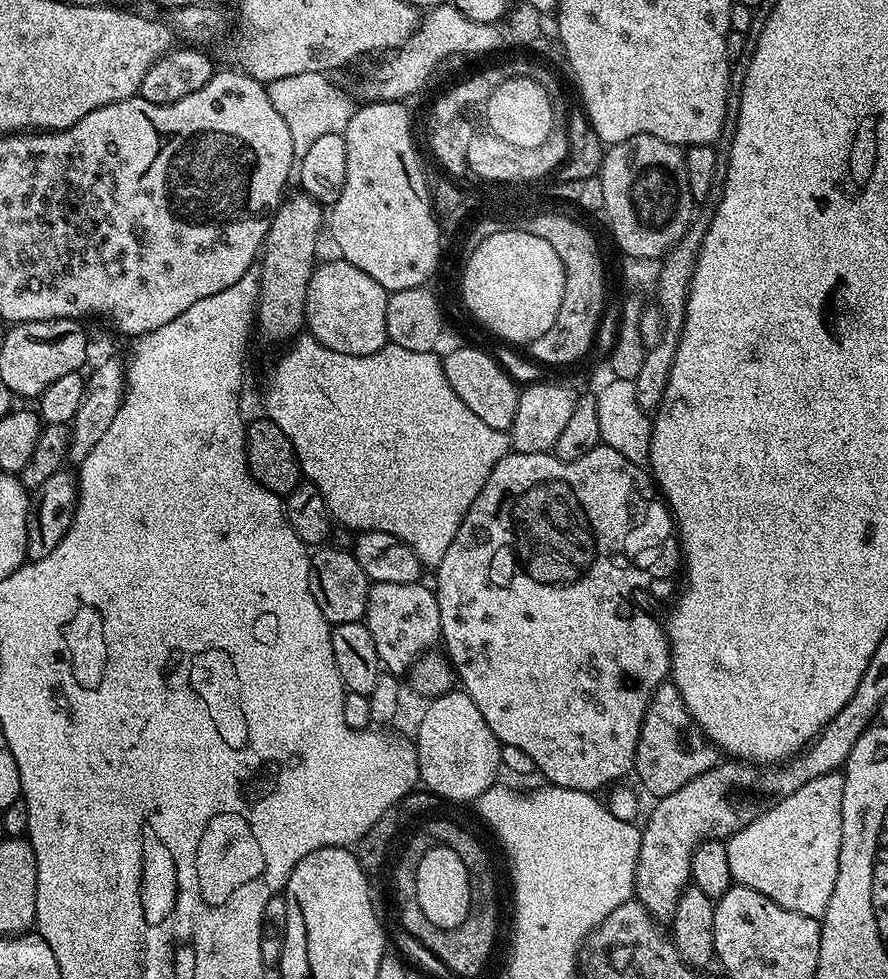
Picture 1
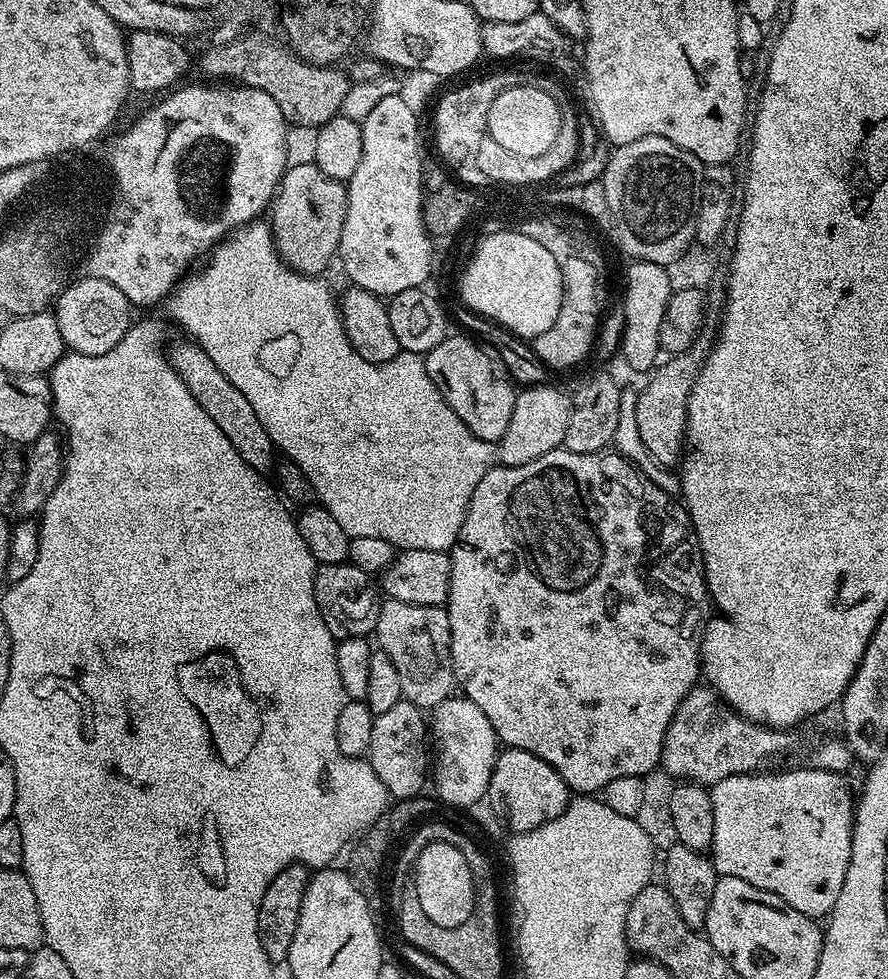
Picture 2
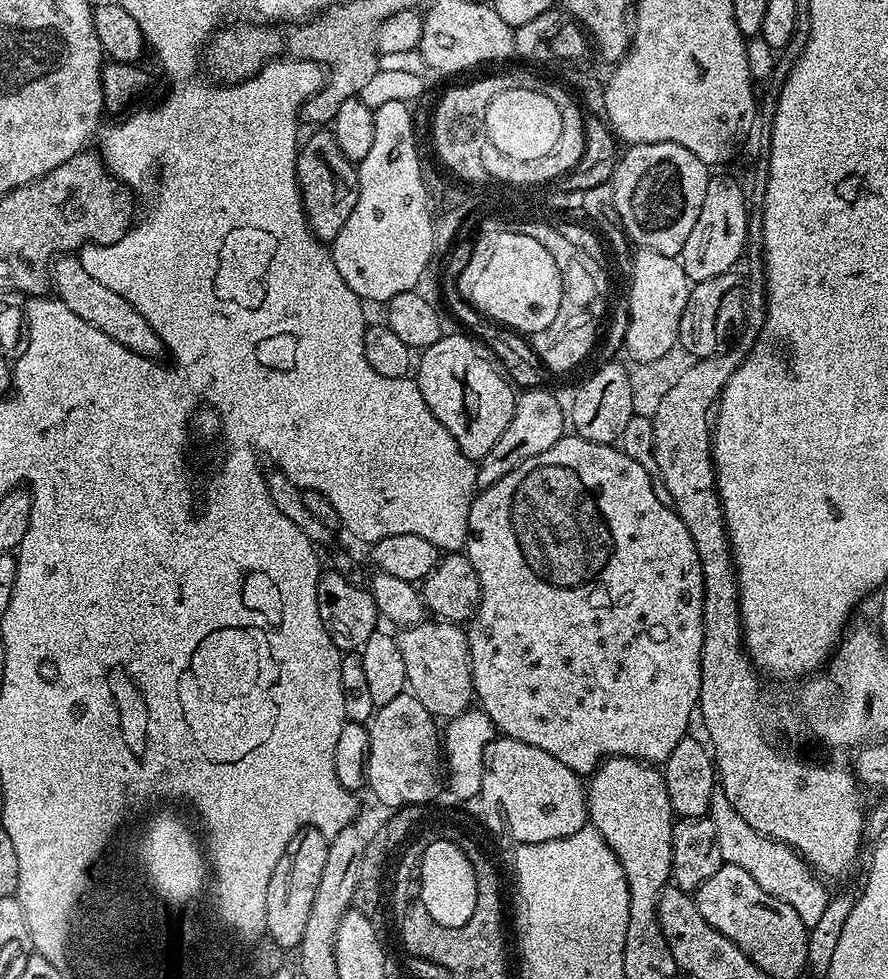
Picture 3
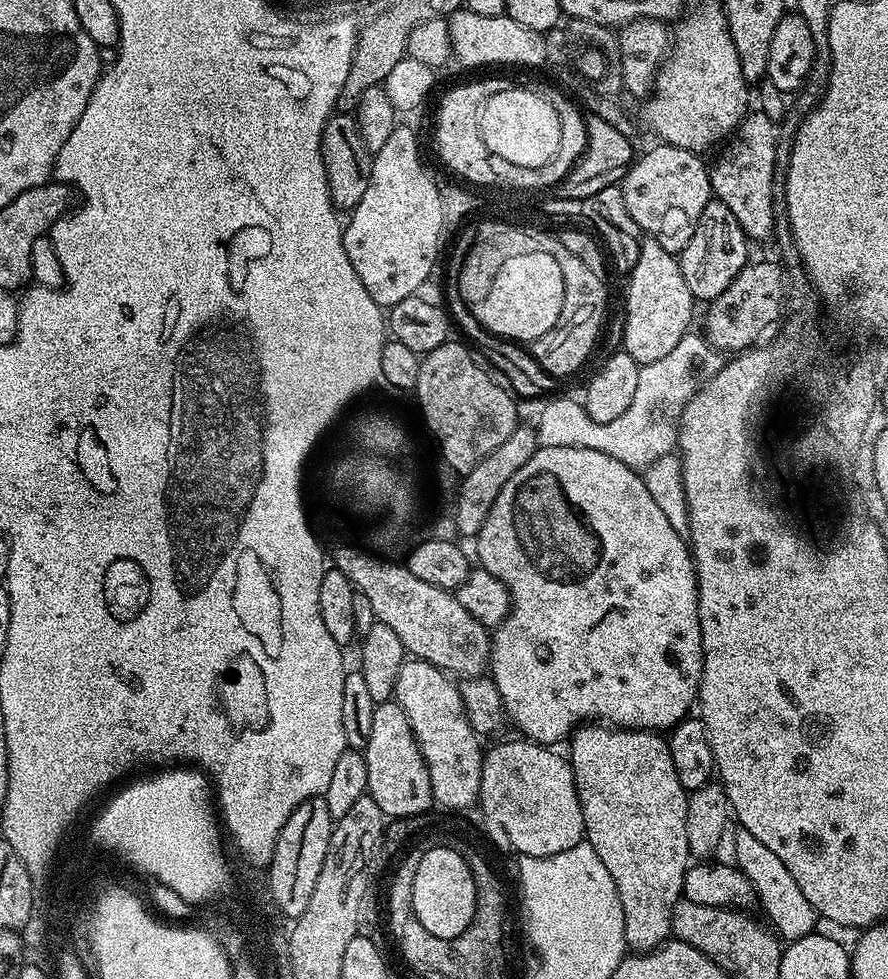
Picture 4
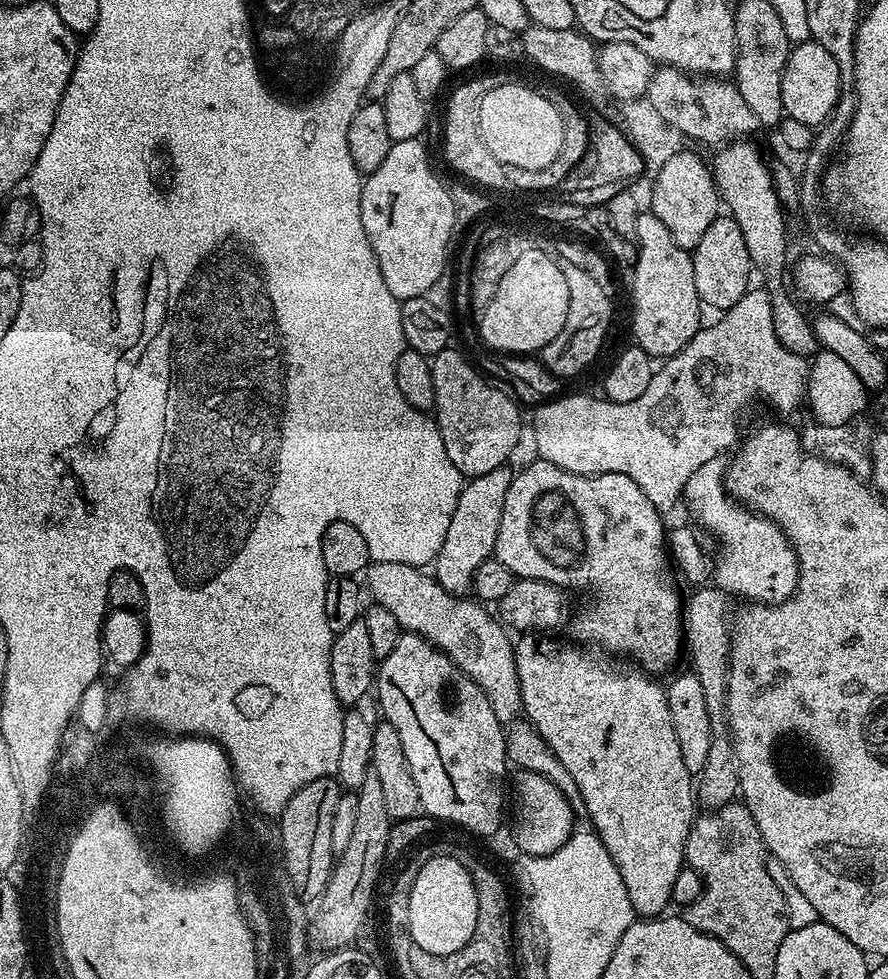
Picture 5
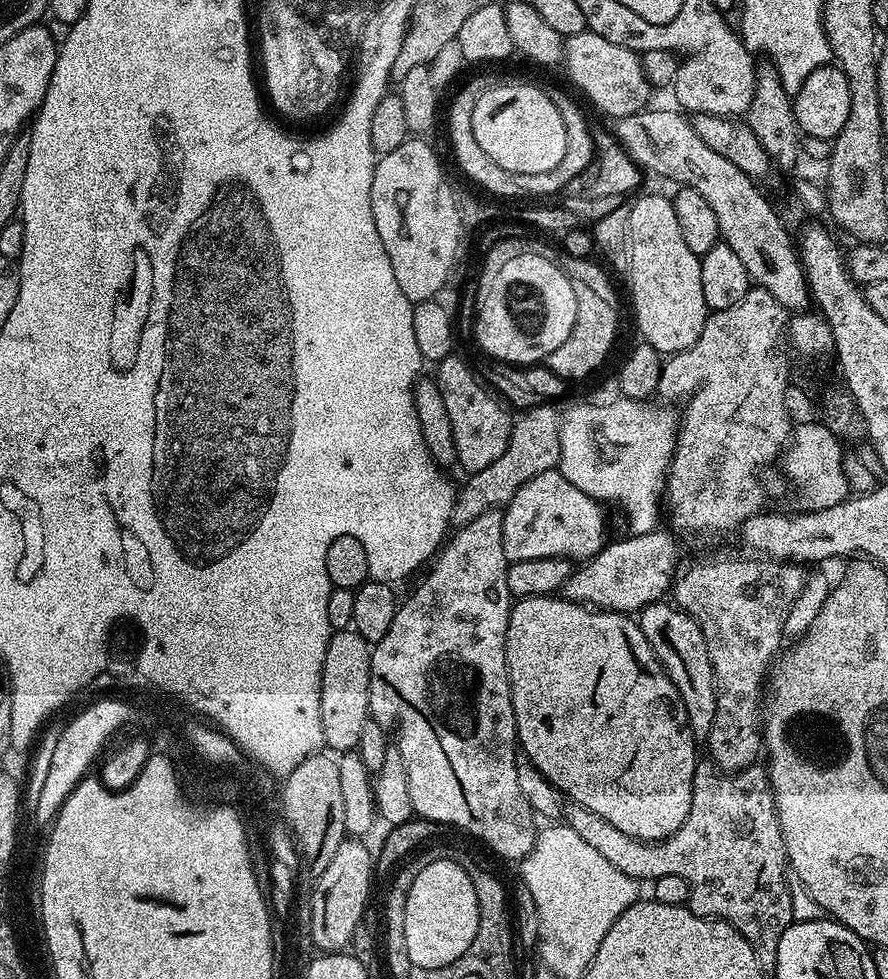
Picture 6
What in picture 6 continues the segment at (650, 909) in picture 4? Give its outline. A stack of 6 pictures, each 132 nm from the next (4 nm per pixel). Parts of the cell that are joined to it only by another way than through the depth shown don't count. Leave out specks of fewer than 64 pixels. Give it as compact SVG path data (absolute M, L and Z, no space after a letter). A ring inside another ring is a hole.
M556 594L526 596L513 603L512 612L508 616L508 637L504 649L508 663L508 681L512 687L519 751L530 758L530 762L552 783L552 787L566 794L571 803L581 804L586 806L586 810L602 814L602 818L606 818L606 822L612 823L613 826L618 826L622 834L630 834L642 842L664 840L674 834L674 830L678 830L678 826L686 822L686 814L690 814L690 798L698 763L698 741L690 730L686 706L674 682L660 665L660 659L654 654L650 642L646 642L646 634L642 634L639 623L631 615L606 612L587 604L575 604L574 601L565 600Z

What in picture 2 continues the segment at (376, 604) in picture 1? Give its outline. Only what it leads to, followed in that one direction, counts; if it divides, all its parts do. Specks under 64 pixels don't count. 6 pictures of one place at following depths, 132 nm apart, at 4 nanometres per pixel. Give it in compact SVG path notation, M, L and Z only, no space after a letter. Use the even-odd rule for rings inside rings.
M385 599L379 605L374 640L379 651L384 652L386 658L390 658L390 662L394 662L394 666L398 669L403 699L410 701L421 710L433 710L443 700L453 695L456 675L452 669L450 654L450 618L443 607L414 606L410 602Z

